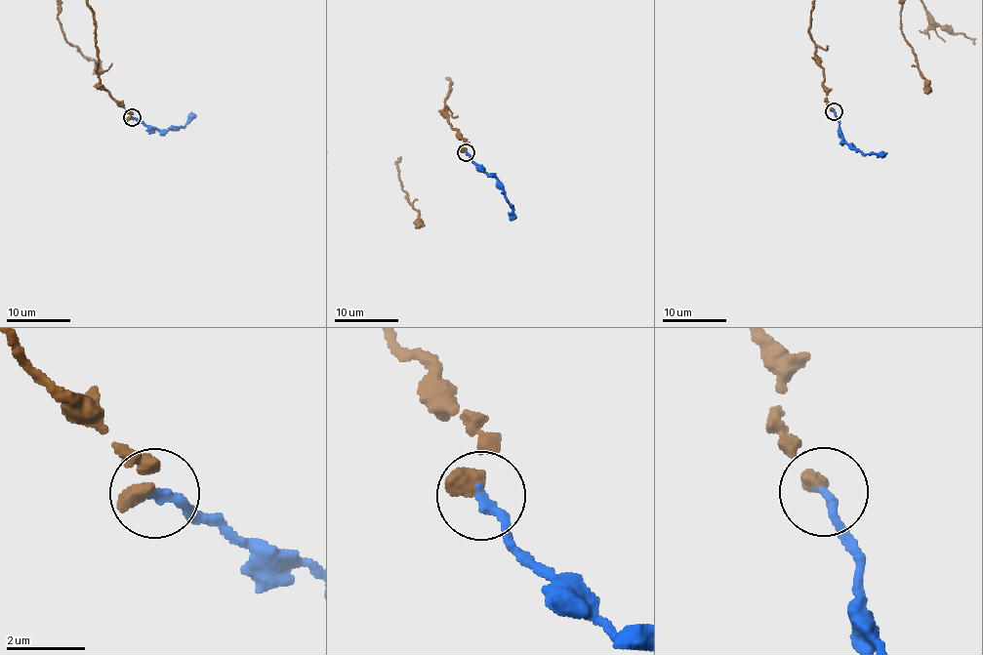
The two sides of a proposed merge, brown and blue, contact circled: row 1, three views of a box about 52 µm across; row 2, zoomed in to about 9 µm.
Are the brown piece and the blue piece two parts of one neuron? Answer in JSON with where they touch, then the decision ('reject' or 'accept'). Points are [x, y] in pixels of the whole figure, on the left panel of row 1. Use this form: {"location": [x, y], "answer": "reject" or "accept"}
{"location": [132, 117], "answer": "accept"}

